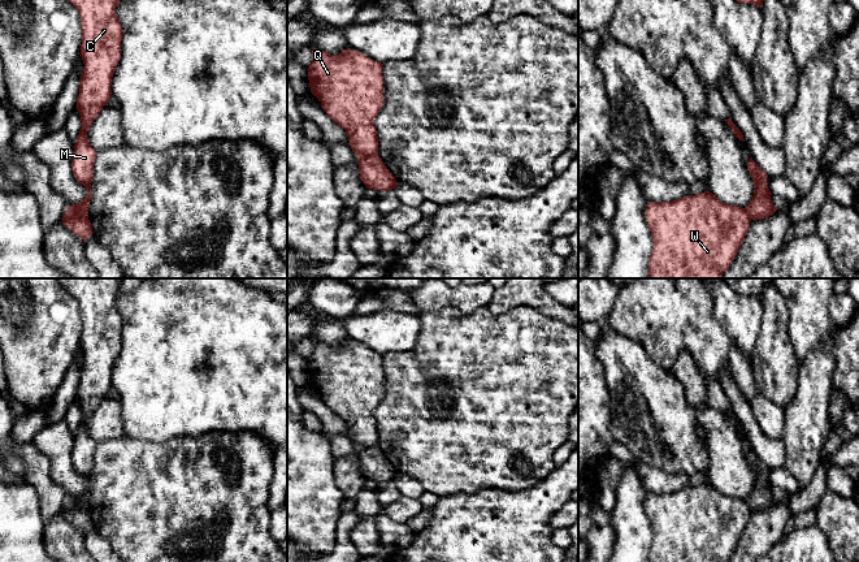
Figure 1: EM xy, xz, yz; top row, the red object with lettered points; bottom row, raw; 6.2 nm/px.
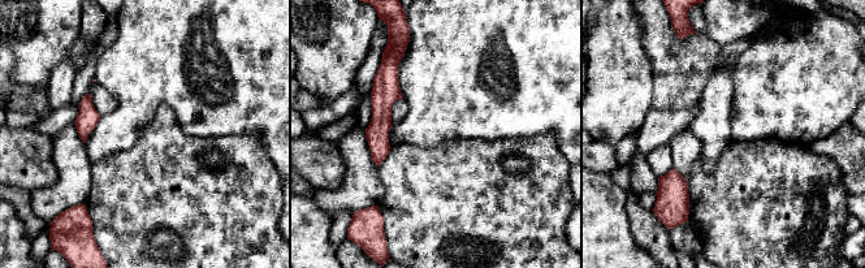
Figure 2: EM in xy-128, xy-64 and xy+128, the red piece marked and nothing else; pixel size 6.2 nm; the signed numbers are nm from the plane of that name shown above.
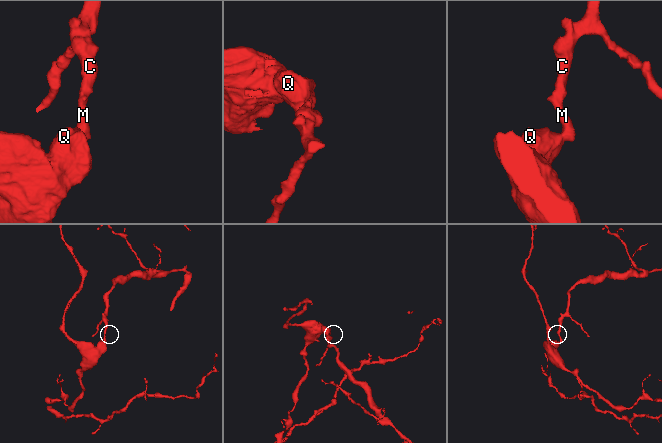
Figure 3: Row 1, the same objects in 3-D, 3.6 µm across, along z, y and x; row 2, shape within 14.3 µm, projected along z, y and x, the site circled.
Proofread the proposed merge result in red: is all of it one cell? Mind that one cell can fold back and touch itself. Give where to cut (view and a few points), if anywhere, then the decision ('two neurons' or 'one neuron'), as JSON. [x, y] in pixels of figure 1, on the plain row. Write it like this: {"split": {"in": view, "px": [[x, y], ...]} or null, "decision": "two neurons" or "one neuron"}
{"split": {"in": "xy", "px": [[66, 502], [87, 509]]}, "decision": "two neurons"}

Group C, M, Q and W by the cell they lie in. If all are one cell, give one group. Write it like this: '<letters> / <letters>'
C M / Q W

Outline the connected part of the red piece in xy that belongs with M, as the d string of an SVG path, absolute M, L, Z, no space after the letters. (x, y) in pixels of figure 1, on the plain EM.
M57 278L60 285L70 293L81 307L82 316L82 336L81 349L84 359L79 372L79 385L77 390L77 401L81 407L82 420L74 436L74 448L71 461L75 471L87 479L87 487L81 493L68 497L66 503L75 505L82 509L88 509L91 493L91 472L94 470L94 454L97 444L91 438L87 423L91 415L97 408L104 397L112 388L112 368L121 350L121 332L123 327L122 317L116 307L122 278Z

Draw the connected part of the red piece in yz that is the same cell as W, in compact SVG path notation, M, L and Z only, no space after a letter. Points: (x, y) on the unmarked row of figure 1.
M710 483L672 493L650 493L646 510L654 533L648 562L726 562L751 514L746 500L725 496Z

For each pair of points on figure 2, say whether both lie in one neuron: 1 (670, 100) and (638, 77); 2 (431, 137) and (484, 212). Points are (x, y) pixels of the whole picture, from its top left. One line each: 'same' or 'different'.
1: different
2: different

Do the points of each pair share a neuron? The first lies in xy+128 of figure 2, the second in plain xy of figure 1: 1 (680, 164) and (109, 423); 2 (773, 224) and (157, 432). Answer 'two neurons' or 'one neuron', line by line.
1: one neuron
2: two neurons

